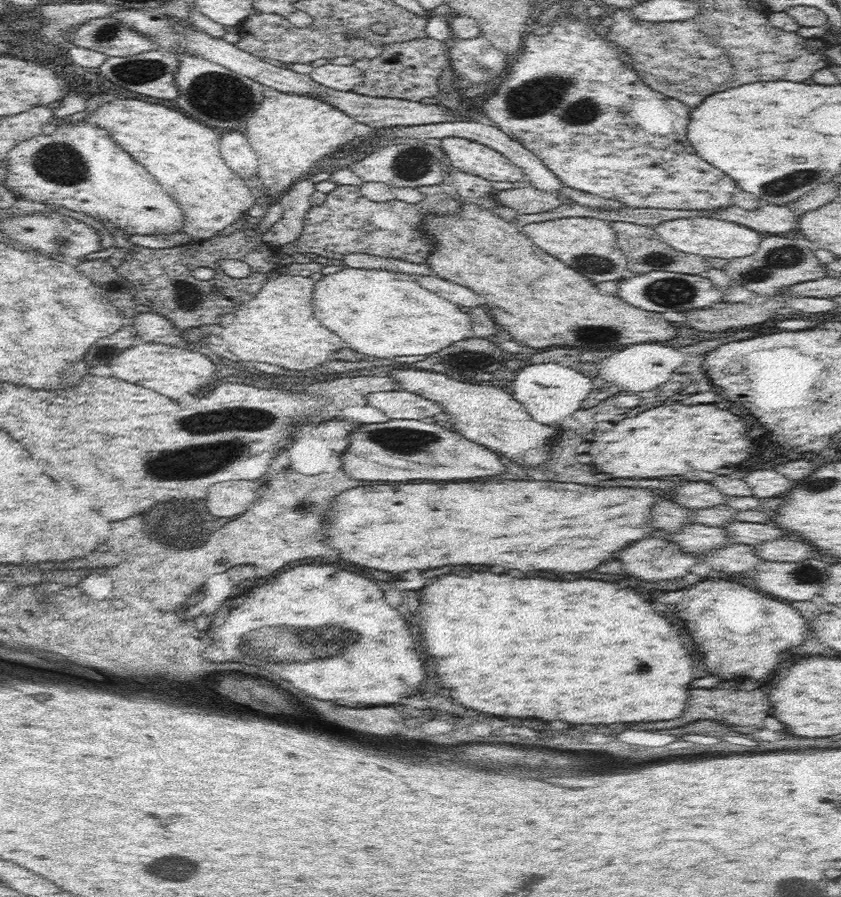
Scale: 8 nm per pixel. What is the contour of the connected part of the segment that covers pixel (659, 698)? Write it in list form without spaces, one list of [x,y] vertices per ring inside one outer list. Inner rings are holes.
[[[486,572],[486,574],[470,574],[470,576],[456,576],[456,574],[446,574],[442,578],[438,578],[434,584],[422,588],[422,596],[420,596],[420,612],[422,612],[422,628],[424,628],[424,640],[426,640],[426,652],[436,656],[436,674],[440,676],[442,680],[442,686],[444,688],[450,688],[454,698],[466,706],[466,708],[474,708],[478,712],[488,712],[488,714],[496,714],[500,716],[500,712],[504,712],[506,716],[514,716],[514,718],[544,718],[544,720],[566,720],[566,722],[572,722],[572,724],[614,724],[614,722],[658,722],[658,720],[670,720],[670,718],[676,718],[684,712],[686,704],[688,704],[688,690],[690,690],[690,682],[694,680],[694,664],[692,664],[692,656],[688,654],[688,650],[682,646],[680,642],[680,634],[672,628],[672,624],[654,612],[652,604],[650,602],[644,602],[640,598],[640,594],[636,594],[634,590],[630,588],[620,588],[616,582],[602,582],[602,580],[570,580],[570,582],[554,582],[554,580],[544,580],[544,578],[512,578],[512,576],[506,576],[506,574],[492,574],[492,572]]]

